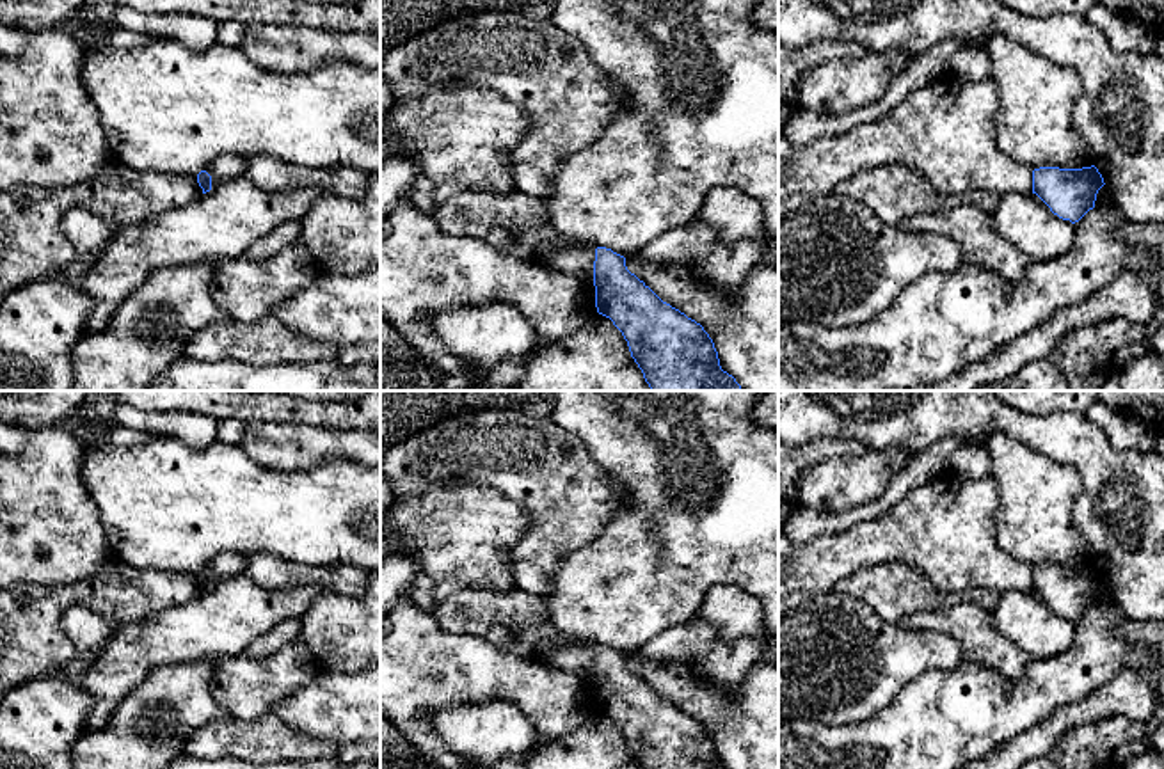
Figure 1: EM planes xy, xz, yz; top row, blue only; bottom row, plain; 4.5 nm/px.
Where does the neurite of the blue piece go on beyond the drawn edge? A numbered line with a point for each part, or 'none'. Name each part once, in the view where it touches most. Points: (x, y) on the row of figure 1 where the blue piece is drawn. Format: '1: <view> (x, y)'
none

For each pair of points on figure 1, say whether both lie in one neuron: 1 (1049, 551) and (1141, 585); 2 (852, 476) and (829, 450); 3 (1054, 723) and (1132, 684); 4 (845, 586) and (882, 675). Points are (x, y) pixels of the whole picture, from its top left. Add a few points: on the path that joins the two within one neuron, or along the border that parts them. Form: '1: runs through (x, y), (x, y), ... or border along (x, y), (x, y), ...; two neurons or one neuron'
1: border along (1074, 524), (1088, 542), (1095, 562); two neurons
2: border along (869, 450), (829, 457), (800, 478); two neurons
3: runs through (1074, 714), (1113, 698); one neuron
4: border along (832, 590), (864, 601), (884, 618); two neurons

